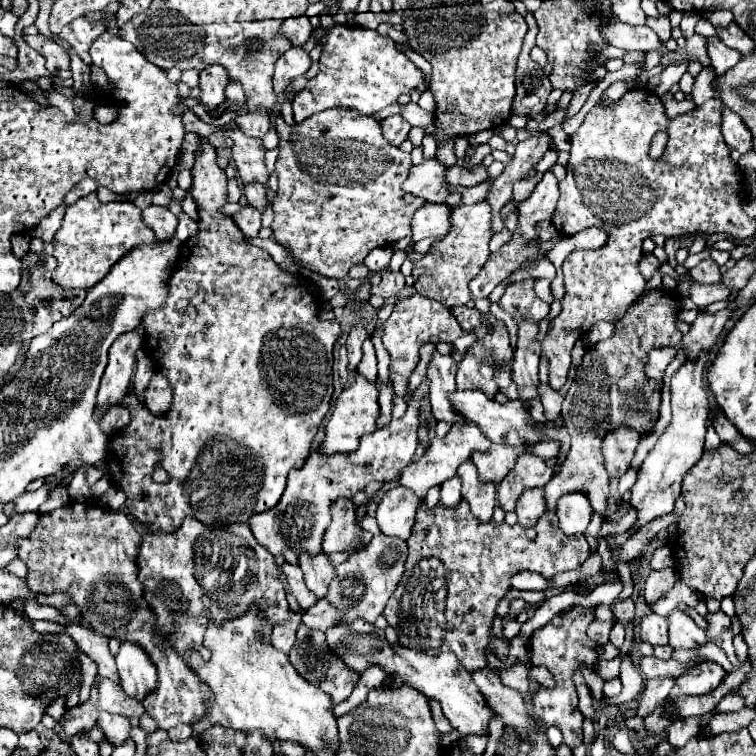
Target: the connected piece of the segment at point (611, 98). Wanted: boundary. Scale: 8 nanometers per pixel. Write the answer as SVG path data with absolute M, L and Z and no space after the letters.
M623 81L616 82L610 85L601 96L601 105L609 105L612 102L617 101L628 91L626 83Z

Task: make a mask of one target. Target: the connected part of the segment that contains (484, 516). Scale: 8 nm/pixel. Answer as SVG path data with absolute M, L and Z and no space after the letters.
M472 461L460 465L458 475L462 477L462 497L470 503L472 513L482 521L492 519L492 511L496 507L496 485L480 483Z

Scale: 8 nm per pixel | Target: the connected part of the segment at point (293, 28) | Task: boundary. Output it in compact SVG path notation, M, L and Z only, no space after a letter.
M306 15L284 19L284 23L280 27L280 35L286 37L292 43L292 47L302 47L308 41L310 33L312 33L312 25Z

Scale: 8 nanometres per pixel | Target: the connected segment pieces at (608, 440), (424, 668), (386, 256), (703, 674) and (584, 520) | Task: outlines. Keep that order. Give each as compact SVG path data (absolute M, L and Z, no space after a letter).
M620 425L614 431L608 431L602 441L602 455L604 465L612 477L622 477L634 457L634 451L638 447L640 433L632 427Z
M354 621L350 625L332 625L326 631L326 639L332 645L334 653L348 665L348 669L356 673L364 673L370 665L380 665L386 673L400 677L406 685L422 691L430 699L438 699L442 711L450 725L460 735L486 735L488 725L494 719L494 711L488 707L484 695L474 685L472 675L462 667L454 653L440 653L438 657L430 657L422 651L404 649L402 645L390 647L384 635L378 635L376 627L366 621Z
M391 246L373 249L366 256L364 264L371 272L380 272L388 267L393 253Z
M704 660L700 665L688 669L684 675L676 677L674 687L668 695L668 699L674 699L678 695L706 695L720 687L724 681L726 671L717 663Z
M566 493L558 499L556 515L560 521L558 525L562 533L576 535L576 533L586 531L590 523L592 507L590 507L590 501L584 497L584 493Z

